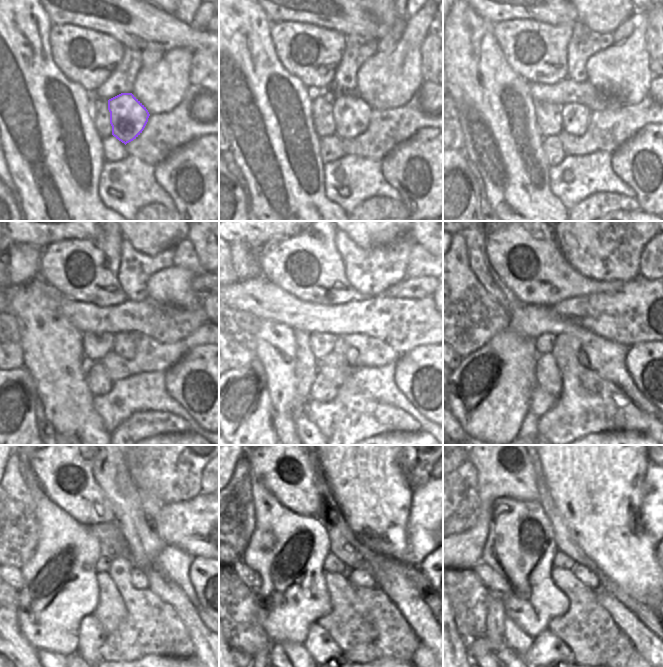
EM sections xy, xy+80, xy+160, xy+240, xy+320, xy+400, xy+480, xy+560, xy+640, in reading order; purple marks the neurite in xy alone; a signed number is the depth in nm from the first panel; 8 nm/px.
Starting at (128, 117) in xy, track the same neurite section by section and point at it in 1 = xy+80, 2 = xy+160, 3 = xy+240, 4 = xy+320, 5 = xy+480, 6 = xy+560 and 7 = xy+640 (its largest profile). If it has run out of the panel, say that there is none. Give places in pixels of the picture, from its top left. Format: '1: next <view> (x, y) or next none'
1: next xy+80 (352, 114)
2: next xy+160 (575, 117)
3: next xy+240 (124, 346)
4: next xy+320 (352, 354)
5: next xy+480 (138, 578)
6: next xy+560 (360, 577)
7: next xy+640 (588, 577)

